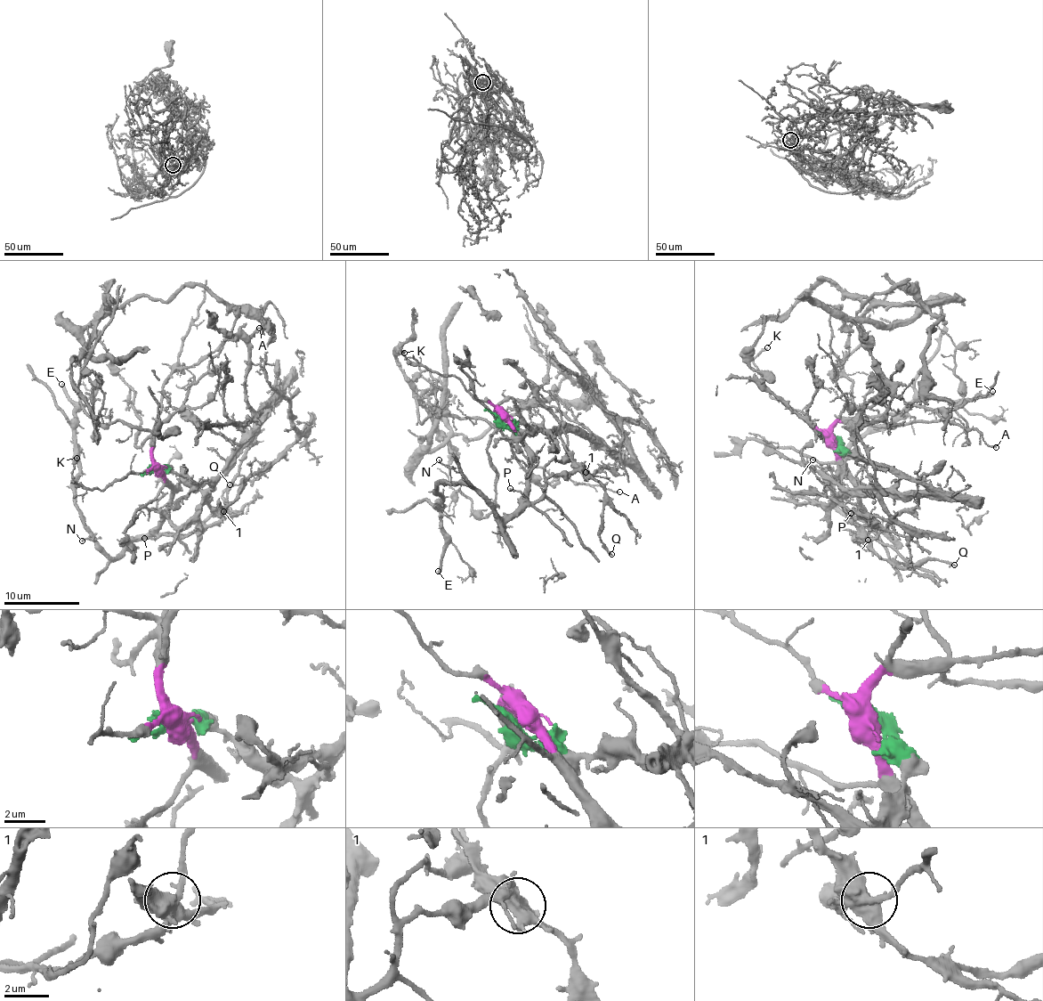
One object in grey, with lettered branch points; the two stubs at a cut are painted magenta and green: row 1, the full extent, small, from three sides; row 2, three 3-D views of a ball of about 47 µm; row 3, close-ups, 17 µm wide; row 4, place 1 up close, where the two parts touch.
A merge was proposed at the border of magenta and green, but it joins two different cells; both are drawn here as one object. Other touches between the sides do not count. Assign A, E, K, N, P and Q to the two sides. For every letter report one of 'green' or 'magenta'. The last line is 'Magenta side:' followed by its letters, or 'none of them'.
A: magenta
E: magenta
K: magenta
N: magenta
P: magenta
Q: green
Magenta side: A, E, K, N, P

